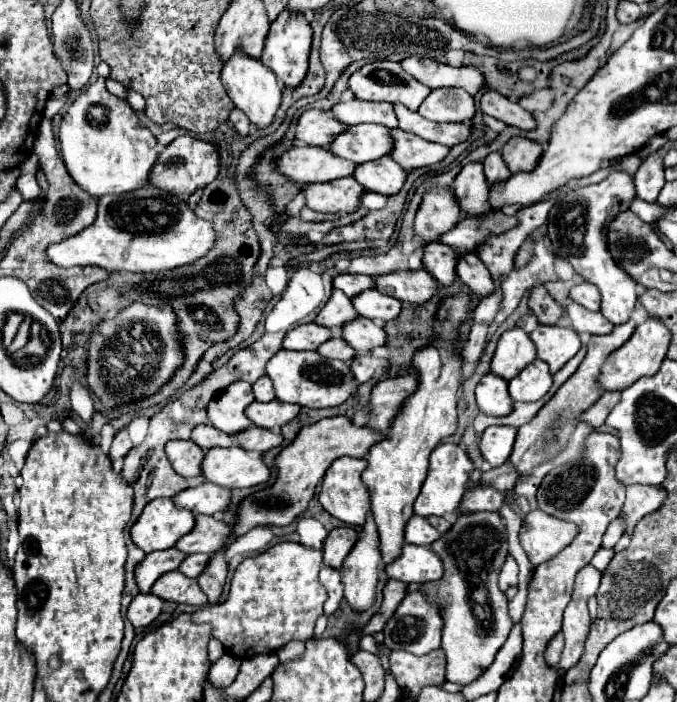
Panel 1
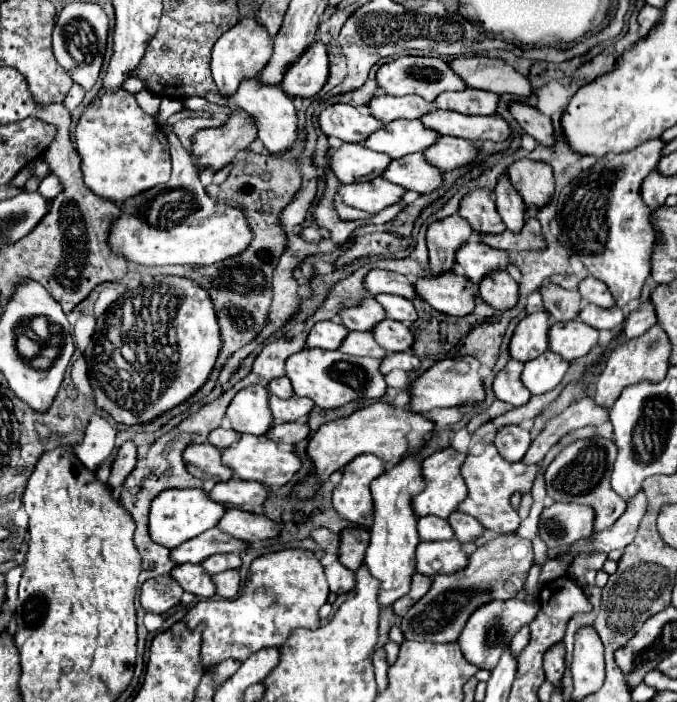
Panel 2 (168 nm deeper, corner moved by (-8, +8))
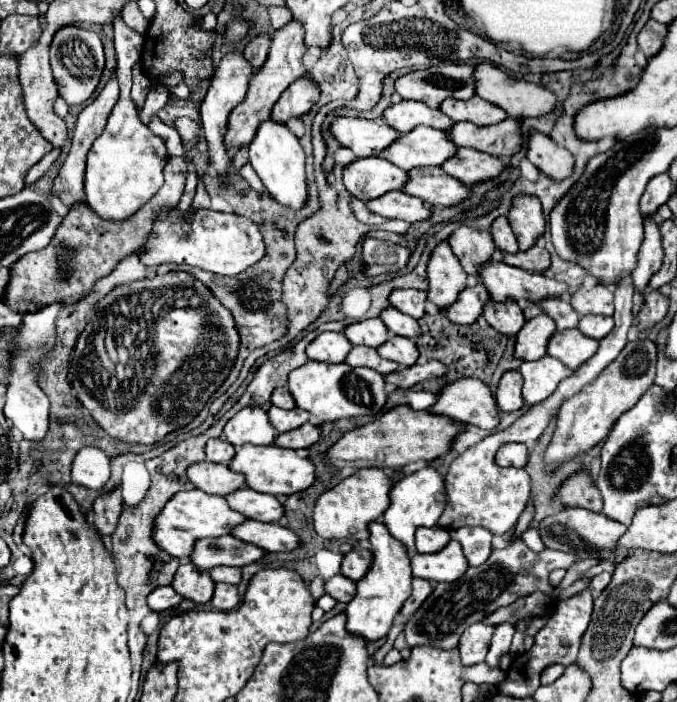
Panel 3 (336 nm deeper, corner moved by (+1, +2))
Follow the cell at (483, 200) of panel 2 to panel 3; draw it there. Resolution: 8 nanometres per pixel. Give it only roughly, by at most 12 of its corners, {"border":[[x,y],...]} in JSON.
{"border":[[460,226],[448,240],[464,272],[478,278],[496,246],[490,232]]}

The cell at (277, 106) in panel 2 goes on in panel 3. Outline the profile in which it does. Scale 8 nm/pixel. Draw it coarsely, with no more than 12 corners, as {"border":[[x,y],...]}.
{"border":[[262,122],[250,164],[290,210],[308,200],[304,150],[282,124]]}

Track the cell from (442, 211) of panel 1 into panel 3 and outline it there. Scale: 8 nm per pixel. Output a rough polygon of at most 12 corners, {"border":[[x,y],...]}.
{"border":[[446,242],[428,264],[428,300],[440,310],[458,300],[466,272]]}

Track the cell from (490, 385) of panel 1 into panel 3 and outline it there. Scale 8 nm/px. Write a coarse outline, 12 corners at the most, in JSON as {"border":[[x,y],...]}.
{"border":[[506,372],[496,390],[502,412],[524,406],[520,372]]}

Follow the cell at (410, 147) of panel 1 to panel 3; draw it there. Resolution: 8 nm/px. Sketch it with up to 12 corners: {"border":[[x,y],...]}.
{"border":[[458,148],[442,166],[466,186],[498,178],[506,164]]}

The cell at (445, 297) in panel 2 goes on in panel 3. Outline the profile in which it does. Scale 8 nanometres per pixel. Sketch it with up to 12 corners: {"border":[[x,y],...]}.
{"border":[[484,284],[468,286],[448,308],[454,324],[474,324],[488,300]]}

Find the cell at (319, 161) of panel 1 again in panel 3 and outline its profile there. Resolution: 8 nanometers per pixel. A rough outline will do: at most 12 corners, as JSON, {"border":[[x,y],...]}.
{"border":[[380,156],[344,170],[354,198],[372,200],[406,186],[408,172]]}

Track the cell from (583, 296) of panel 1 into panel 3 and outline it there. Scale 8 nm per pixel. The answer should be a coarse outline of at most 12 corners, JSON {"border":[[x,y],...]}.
{"border":[[608,286],[578,288],[570,304],[580,316],[614,314]]}

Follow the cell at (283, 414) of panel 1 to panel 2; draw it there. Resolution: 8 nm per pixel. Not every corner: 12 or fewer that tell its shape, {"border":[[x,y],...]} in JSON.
{"border":[[295,394],[271,396],[275,424],[295,422],[311,412],[313,402]]}

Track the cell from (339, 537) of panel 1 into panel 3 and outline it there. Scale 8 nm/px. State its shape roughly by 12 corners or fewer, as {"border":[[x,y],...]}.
{"border":[[354,548],[344,554],[342,574],[362,580],[372,564],[372,552]]}

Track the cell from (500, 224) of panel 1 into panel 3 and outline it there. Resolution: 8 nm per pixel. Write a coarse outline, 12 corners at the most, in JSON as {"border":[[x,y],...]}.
{"border":[[534,246],[506,254],[504,262],[528,272],[546,272],[550,254]]}

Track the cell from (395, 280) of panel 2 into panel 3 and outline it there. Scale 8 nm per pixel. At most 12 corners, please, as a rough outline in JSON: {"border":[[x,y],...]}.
{"border":[[396,290],[390,302],[420,320],[426,310],[426,292]]}

